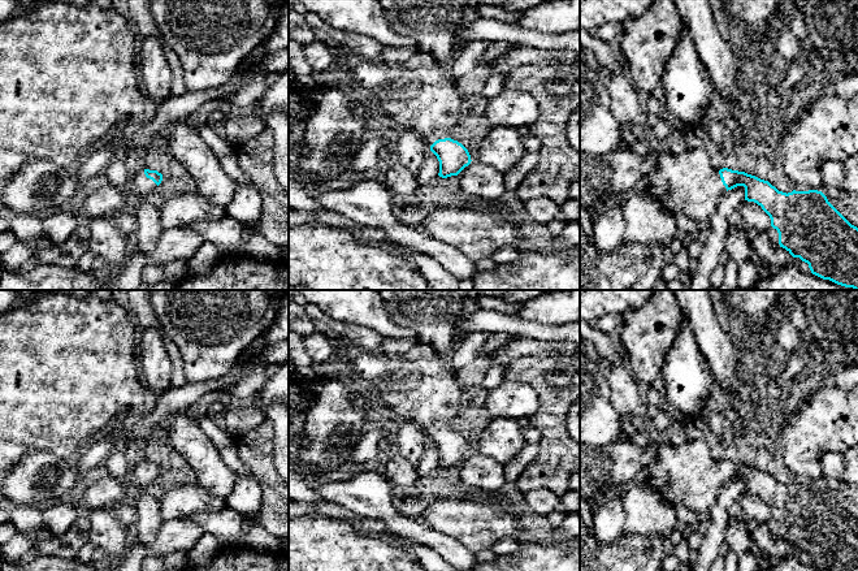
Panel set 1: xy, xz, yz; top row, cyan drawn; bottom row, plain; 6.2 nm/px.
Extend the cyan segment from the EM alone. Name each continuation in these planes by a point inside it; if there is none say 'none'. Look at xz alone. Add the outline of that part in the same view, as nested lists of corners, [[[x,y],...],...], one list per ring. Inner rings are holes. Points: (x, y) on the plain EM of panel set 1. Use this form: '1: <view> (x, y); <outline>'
1: xz (419, 386); [[[416,343],[408,352],[400,355],[373,354],[356,350],[350,356],[351,377],[363,380],[372,401],[396,421],[408,420],[416,424],[426,436],[448,429],[450,421],[459,412],[464,393],[454,371],[446,360],[429,345]]]

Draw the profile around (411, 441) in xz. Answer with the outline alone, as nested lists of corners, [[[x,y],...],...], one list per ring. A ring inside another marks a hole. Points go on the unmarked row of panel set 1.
[[[408,420],[395,421],[391,440],[396,444],[399,455],[408,459],[415,467],[420,463],[428,438],[416,424]]]

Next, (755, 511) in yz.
[[[745,492],[740,497],[740,503],[746,522],[760,525],[771,519],[770,507],[757,494]]]

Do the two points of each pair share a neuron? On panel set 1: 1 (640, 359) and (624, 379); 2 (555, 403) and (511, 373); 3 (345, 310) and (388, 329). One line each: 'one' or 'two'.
1: two
2: one
3: one

